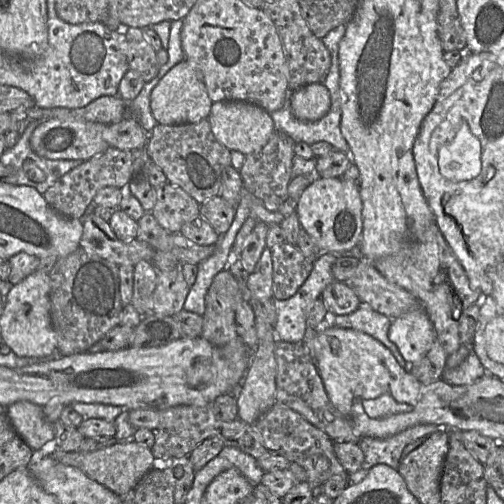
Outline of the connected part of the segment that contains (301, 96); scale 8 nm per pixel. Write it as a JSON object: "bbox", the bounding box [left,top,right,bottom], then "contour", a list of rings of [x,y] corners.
{"bbox":[290,83,331,121],"contour":[[[313,83],[292,92],[290,102],[295,117],[300,120],[316,121],[328,113],[331,96],[323,83]]]}

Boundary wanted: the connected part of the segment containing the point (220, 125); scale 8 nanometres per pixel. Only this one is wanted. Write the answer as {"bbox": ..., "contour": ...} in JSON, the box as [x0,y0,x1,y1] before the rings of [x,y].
{"bbox":[208,101,275,155],"contour":[[[216,101],[212,103],[208,116],[212,132],[228,149],[245,155],[260,151],[275,131],[271,115],[262,107],[245,101]]]}

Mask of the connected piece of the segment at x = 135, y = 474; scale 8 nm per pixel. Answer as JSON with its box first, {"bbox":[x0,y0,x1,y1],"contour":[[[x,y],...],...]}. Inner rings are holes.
{"bbox":[41,439,155,495],"contour":[[[54,439],[41,449],[46,456],[69,466],[82,470],[90,478],[96,480],[117,495],[133,492],[140,480],[154,467],[155,458],[151,449],[134,439],[120,441],[116,444],[93,452],[66,452],[57,447]]]}

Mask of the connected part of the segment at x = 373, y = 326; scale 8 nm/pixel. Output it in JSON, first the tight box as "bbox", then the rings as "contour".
{"bbox":[324,305,412,373],"contour":[[[360,305],[356,311],[346,315],[333,315],[328,312],[327,323],[324,326],[353,329],[372,336],[387,347],[399,365],[410,373],[412,363],[404,360],[397,346],[388,337],[391,323],[392,319],[388,316],[368,306]]]}

